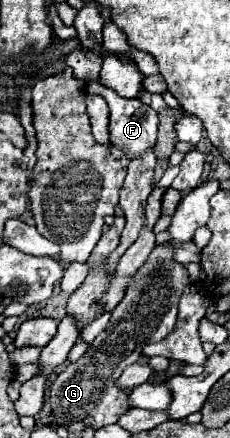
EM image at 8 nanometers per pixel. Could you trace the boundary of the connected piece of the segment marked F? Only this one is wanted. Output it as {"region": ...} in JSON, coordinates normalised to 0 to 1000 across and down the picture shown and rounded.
{"region":[[[435,187],[383,192],[391,215],[443,215],[478,242],[478,324],[513,333],[565,361],[600,361],[652,338],[678,333],[678,292],[687,292],[687,256],[617,237],[600,224],[530,224],[513,210],[478,201],[443,201]]]}

